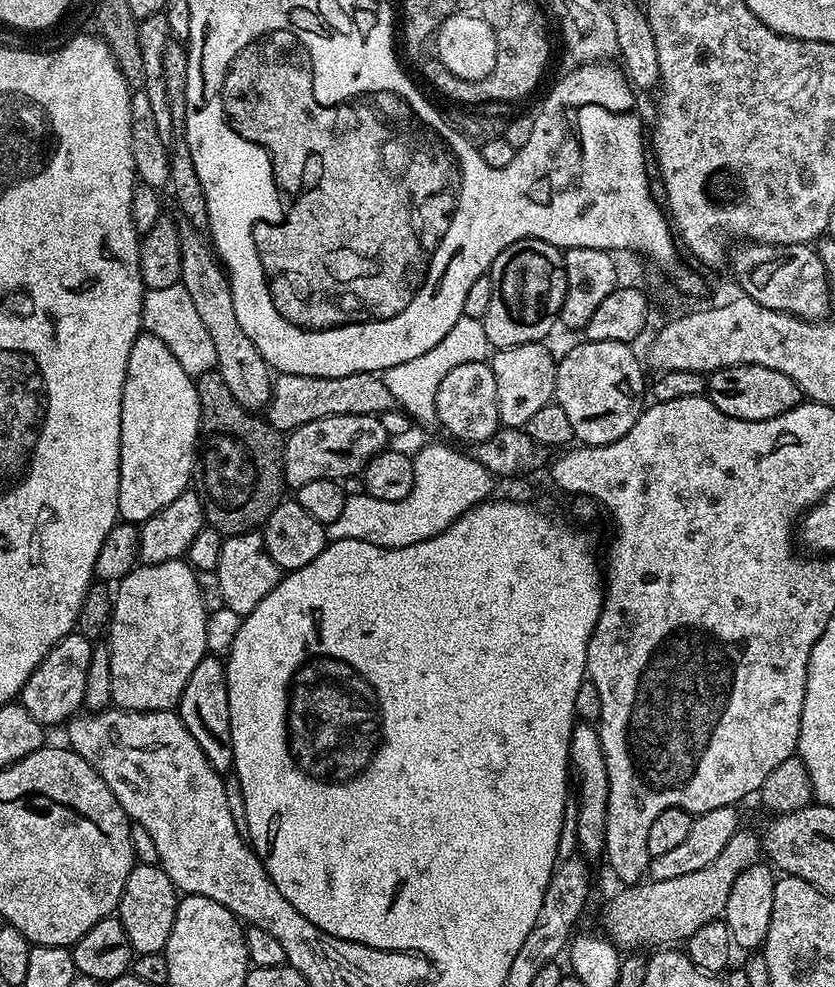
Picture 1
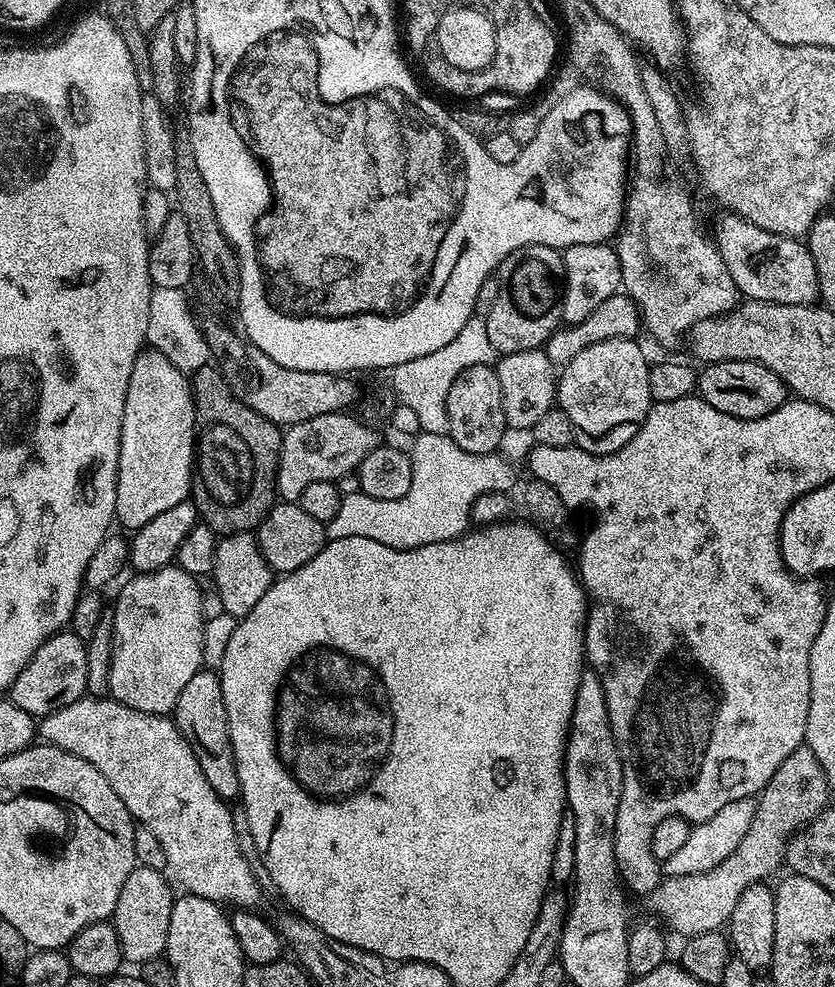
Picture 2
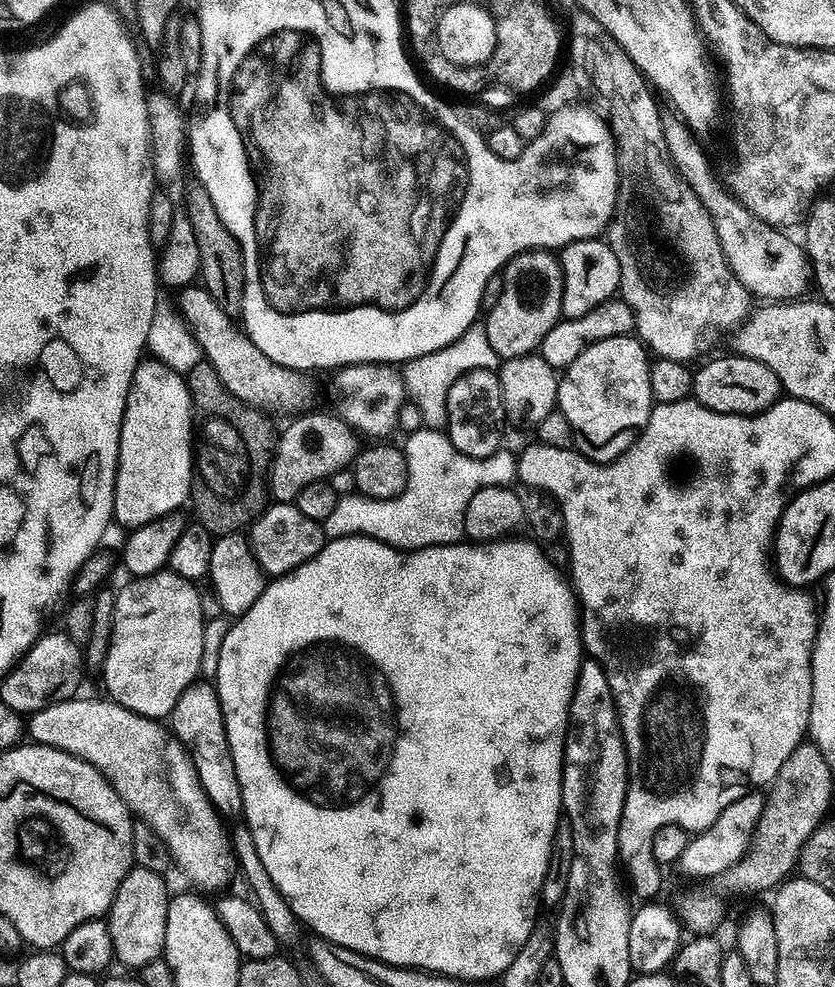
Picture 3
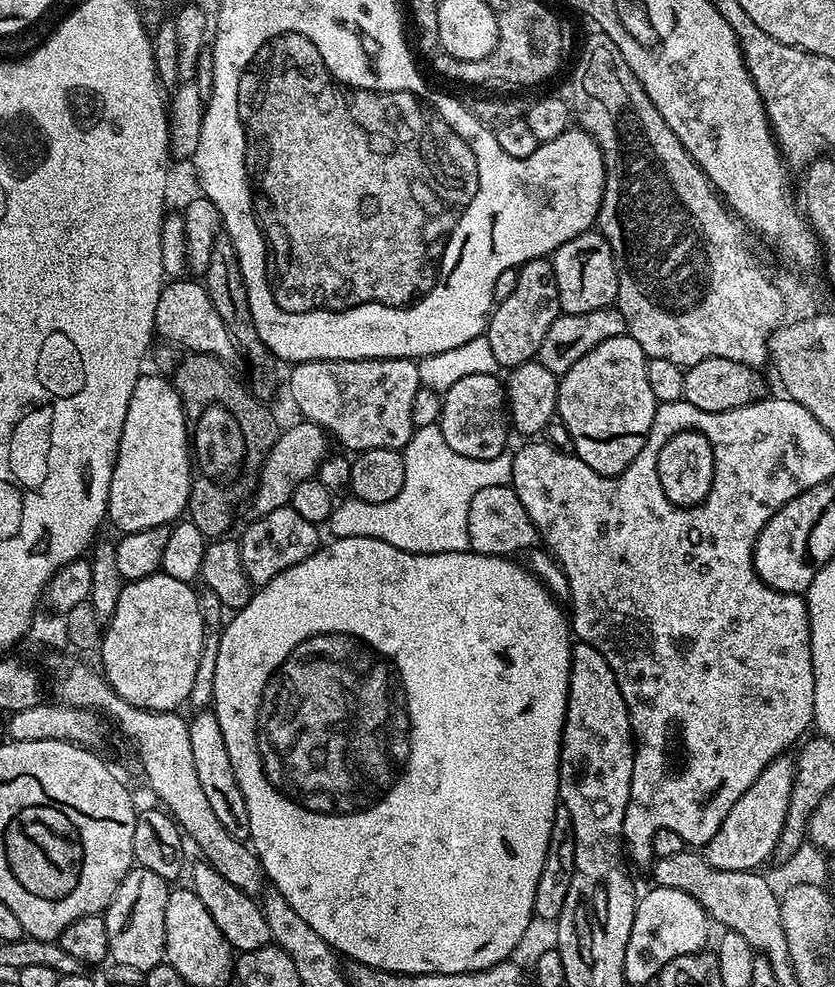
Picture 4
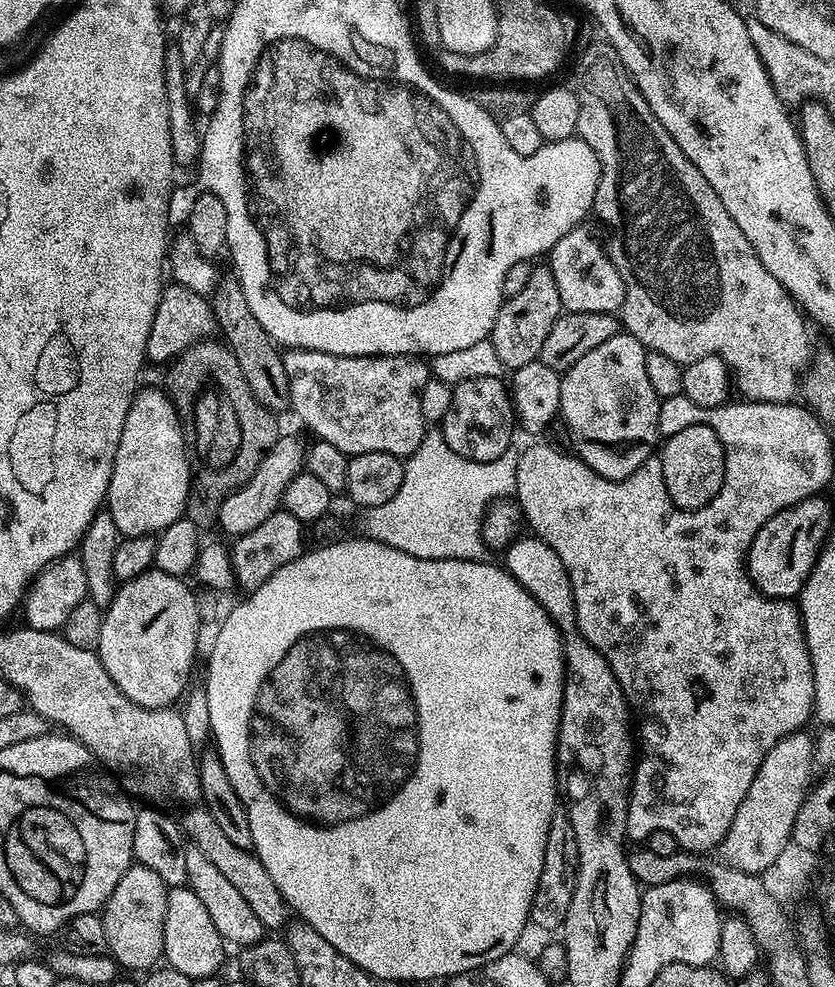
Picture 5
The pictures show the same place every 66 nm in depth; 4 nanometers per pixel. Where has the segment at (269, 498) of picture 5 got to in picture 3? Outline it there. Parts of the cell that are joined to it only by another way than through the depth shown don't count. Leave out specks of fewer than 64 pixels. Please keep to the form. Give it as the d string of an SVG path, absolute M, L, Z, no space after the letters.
M307 412L297 415L293 419L297 420L281 436L279 433L275 441L266 481L267 491L275 503L293 503L302 486L310 486L310 482L315 480L328 480L336 471L347 469L356 459L357 433L353 432L339 415L331 416L328 412Z

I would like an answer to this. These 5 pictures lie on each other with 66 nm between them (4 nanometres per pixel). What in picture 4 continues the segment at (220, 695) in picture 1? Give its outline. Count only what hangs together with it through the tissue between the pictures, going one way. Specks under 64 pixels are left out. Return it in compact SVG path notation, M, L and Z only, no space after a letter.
M200 710L196 717L188 720L190 751L194 753L194 770L198 773L198 782L206 799L210 801L210 810L218 817L218 822L230 830L234 838L247 841L250 837L250 814L246 810L246 798L234 778L234 766L230 766L230 750L226 750L226 738L222 738L222 726L218 726L215 711Z

